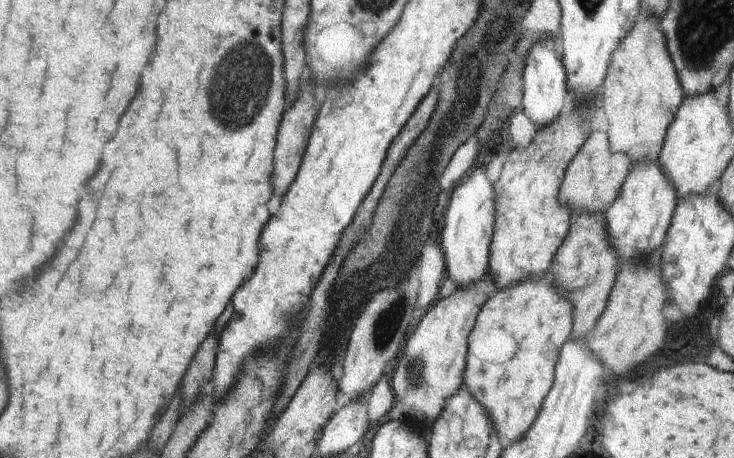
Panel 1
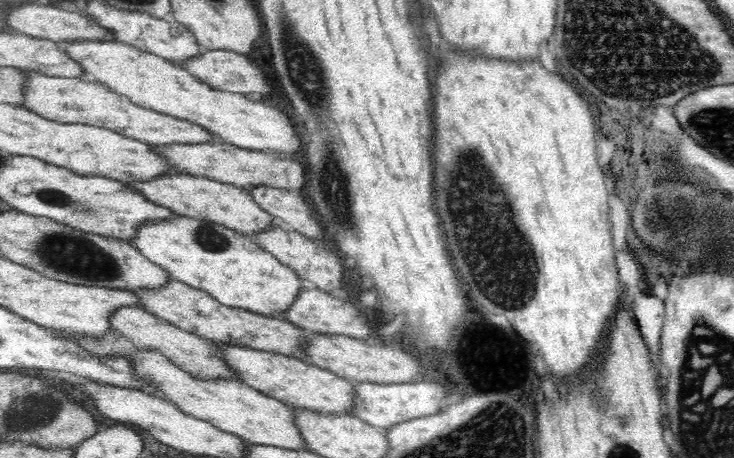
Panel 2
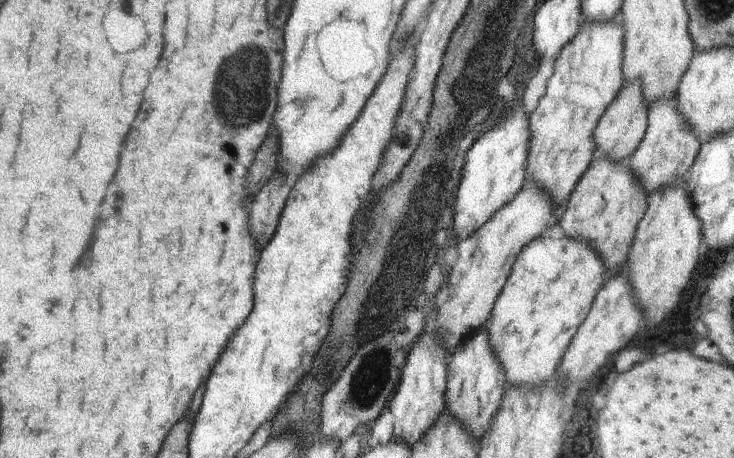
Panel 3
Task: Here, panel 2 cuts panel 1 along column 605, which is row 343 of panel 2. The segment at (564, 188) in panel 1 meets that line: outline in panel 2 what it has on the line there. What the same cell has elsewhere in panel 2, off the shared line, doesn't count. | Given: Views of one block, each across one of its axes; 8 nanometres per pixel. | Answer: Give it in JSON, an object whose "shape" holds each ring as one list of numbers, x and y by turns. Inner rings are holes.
{"shape":[[124,306,124,308,116,310,111,319,111,326,116,333,126,337,138,350,150,350,152,347,162,356,170,359,174,365,198,379,240,380,237,372,229,370,220,349,216,349,210,341,186,330,181,330,166,320,150,314,142,307]]}

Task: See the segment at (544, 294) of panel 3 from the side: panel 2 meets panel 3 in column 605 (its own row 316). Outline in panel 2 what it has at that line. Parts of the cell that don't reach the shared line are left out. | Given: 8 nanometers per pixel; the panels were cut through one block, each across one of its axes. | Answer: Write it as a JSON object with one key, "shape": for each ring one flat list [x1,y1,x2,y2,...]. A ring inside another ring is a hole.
{"shape":[[177,215,170,220,144,222,129,242,166,269,172,279,205,290,225,306,266,317,282,315,306,285,292,267,260,248,249,236,210,221]]}

